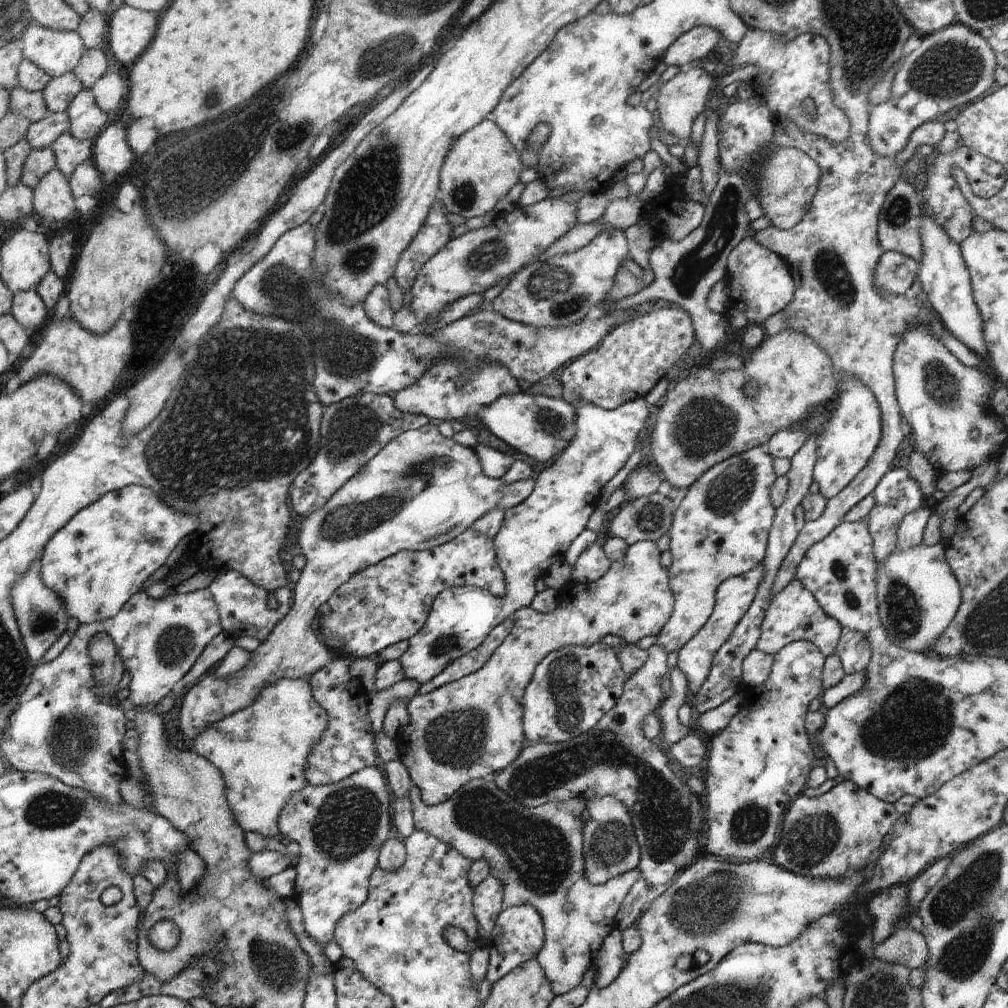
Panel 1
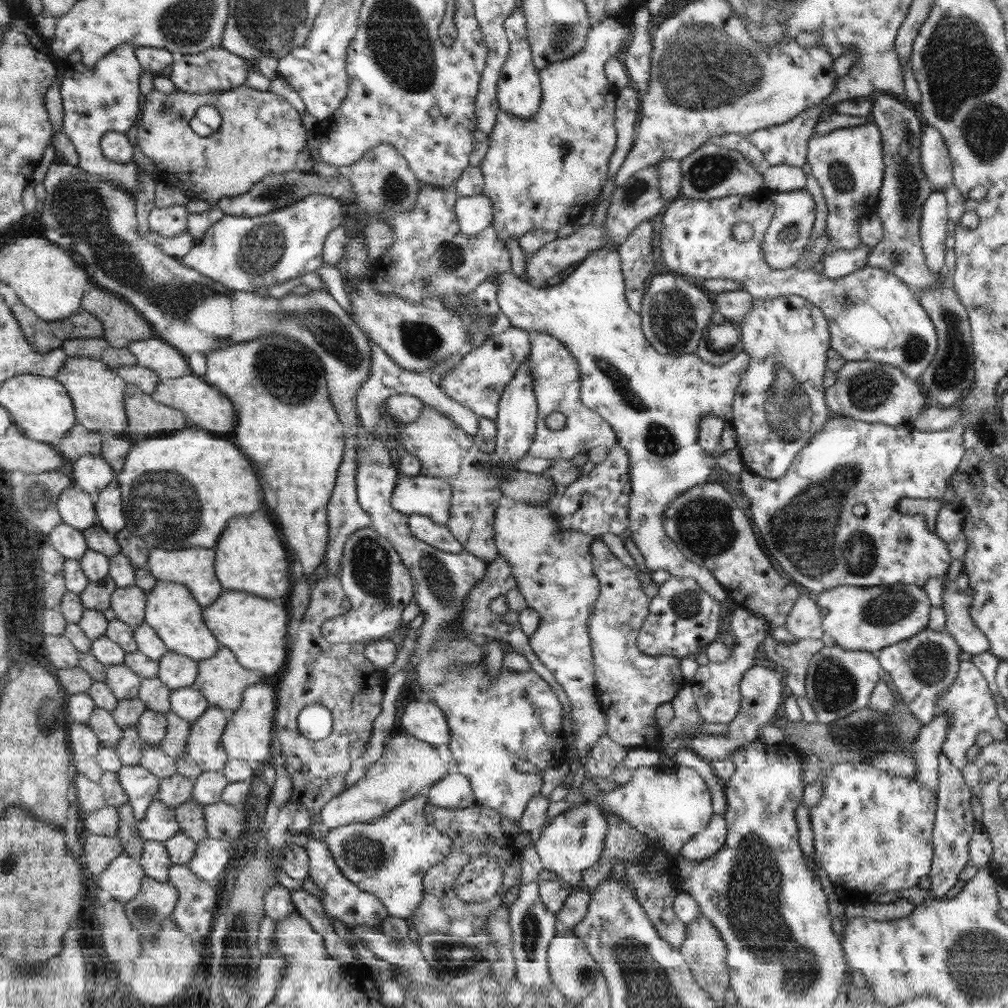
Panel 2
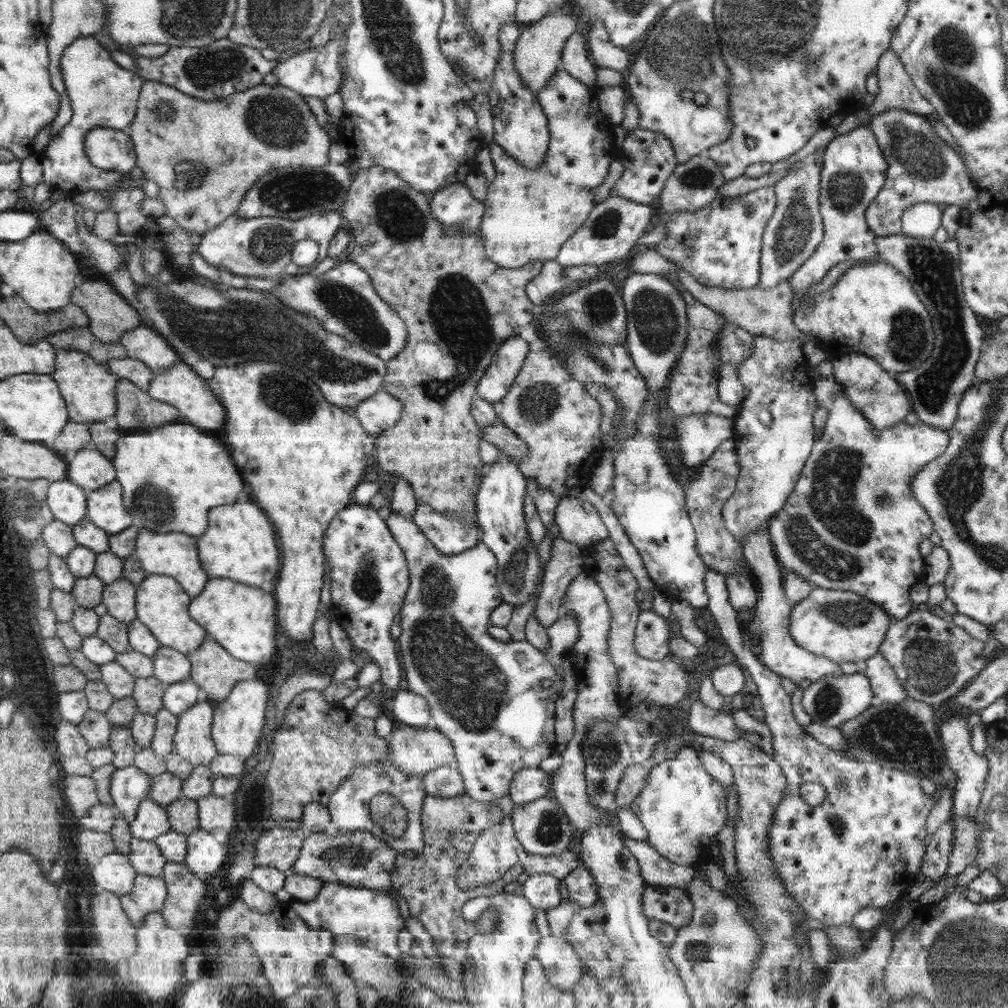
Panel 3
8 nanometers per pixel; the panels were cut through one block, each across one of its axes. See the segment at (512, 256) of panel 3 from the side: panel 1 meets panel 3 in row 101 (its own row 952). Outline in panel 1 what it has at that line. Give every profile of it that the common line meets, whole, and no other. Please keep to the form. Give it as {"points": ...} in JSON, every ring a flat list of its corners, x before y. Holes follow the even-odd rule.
{"points":[[475,779,464,784,457,792,439,805,426,805,421,798,420,788,416,784,410,786,409,800,413,806,413,820,416,831,428,834,452,846,462,856,472,862,486,860,490,868,490,876,500,880,503,888,502,904,504,909,522,904,530,904,542,918,545,937,537,960,540,968,555,995,564,995,580,986,583,975,591,967,600,950,604,938,608,936,616,924,616,914,624,898,641,878,638,868,626,872,605,884,590,884,584,878,583,830,585,822,582,814,585,801,576,799,564,802,550,802,538,807,528,807,508,797,494,782]]}

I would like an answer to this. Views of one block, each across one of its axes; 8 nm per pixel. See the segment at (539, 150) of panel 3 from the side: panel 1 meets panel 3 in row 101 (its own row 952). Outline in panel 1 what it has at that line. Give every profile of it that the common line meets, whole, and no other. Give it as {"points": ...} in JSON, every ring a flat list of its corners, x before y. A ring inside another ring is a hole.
{"points":[[530,904,503,909,489,939,490,956,486,980,494,985,524,962,536,961,545,939,542,918]]}

